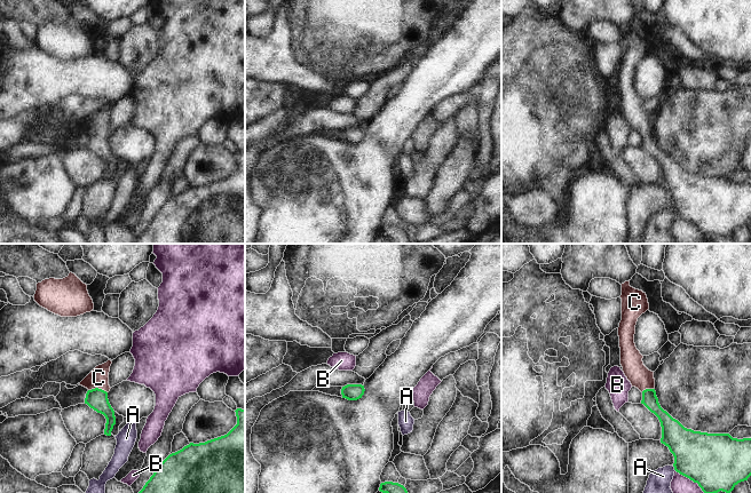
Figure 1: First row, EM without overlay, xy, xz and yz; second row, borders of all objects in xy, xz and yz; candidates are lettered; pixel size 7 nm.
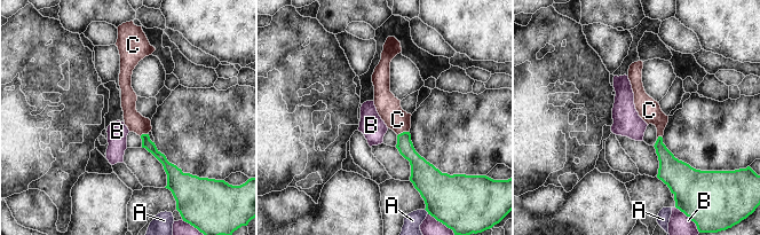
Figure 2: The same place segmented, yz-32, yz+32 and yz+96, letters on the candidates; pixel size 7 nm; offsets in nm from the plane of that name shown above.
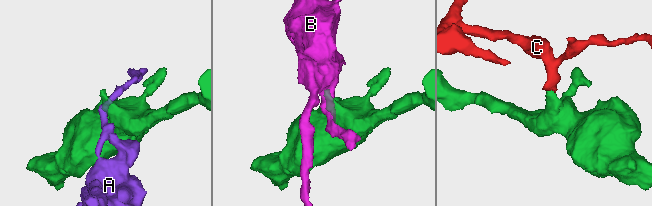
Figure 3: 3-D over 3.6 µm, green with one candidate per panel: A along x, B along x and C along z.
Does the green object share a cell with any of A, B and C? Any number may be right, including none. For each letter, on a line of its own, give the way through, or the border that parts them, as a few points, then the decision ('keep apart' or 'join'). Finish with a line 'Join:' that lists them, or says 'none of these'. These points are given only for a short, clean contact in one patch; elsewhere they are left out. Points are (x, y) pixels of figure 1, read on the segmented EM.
A: along yz (672, 466), (676, 470) | keep apart
B: keep apart
C: across xy (96, 398), (97, 388), (99, 378) | join
Join: C

